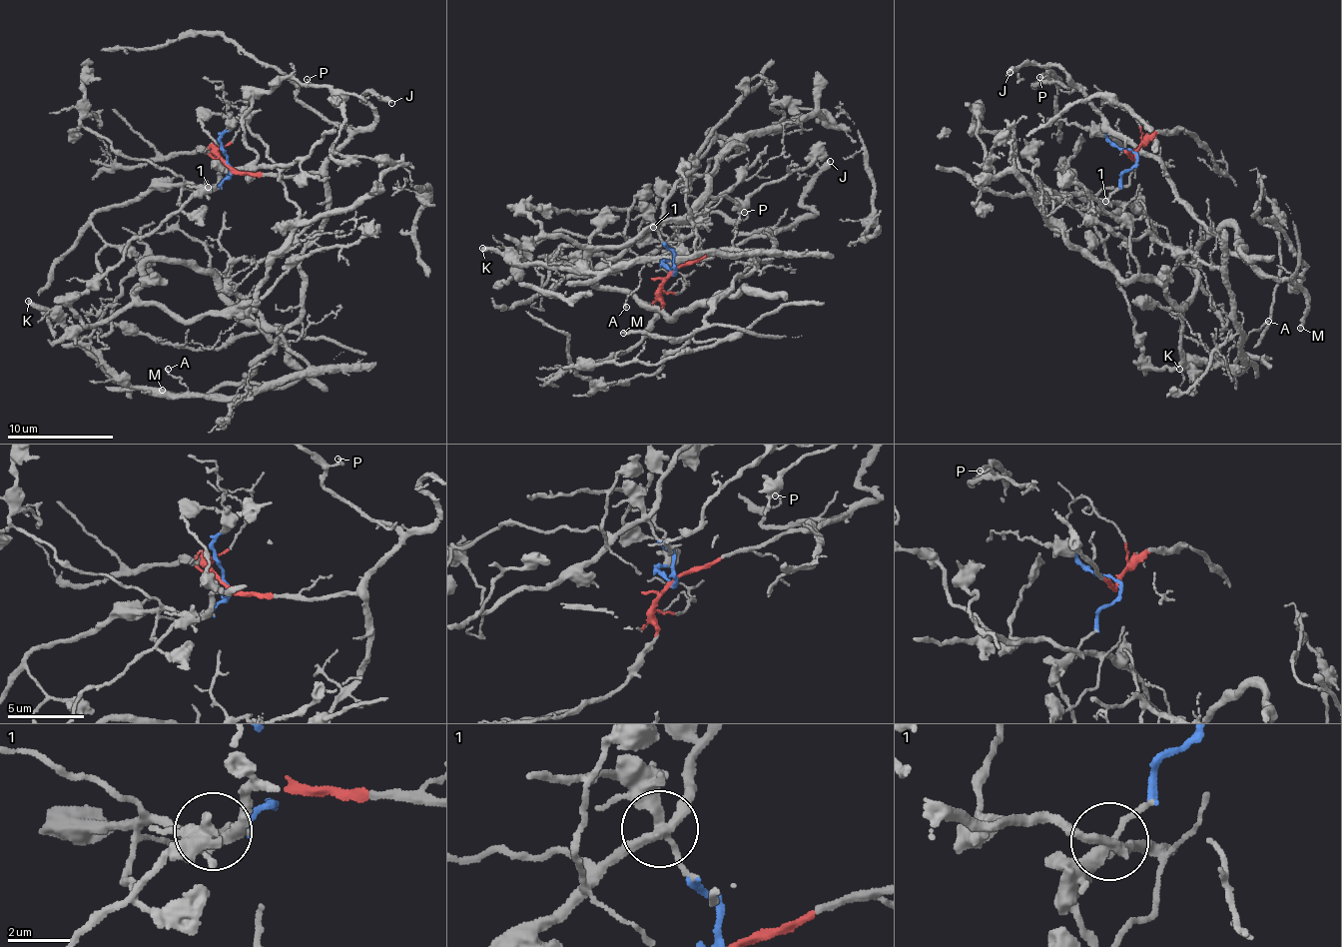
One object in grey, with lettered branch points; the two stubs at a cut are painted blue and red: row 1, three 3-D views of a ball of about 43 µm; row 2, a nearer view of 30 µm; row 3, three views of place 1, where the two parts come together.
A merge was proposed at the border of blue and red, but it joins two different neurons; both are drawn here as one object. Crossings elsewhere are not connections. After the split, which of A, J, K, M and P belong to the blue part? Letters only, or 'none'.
A, K

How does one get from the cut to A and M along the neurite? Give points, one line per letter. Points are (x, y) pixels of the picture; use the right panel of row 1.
A: (1136, 154), (1094, 228), (1152, 368), (1174, 369), (1181, 329), (1214, 358), (1245, 368), (1237, 346), (1268, 320)
M: (1136, 154), (1108, 133), (1156, 158), (1176, 201), (1231, 255), (1296, 285), (1307, 303), (1300, 328)

